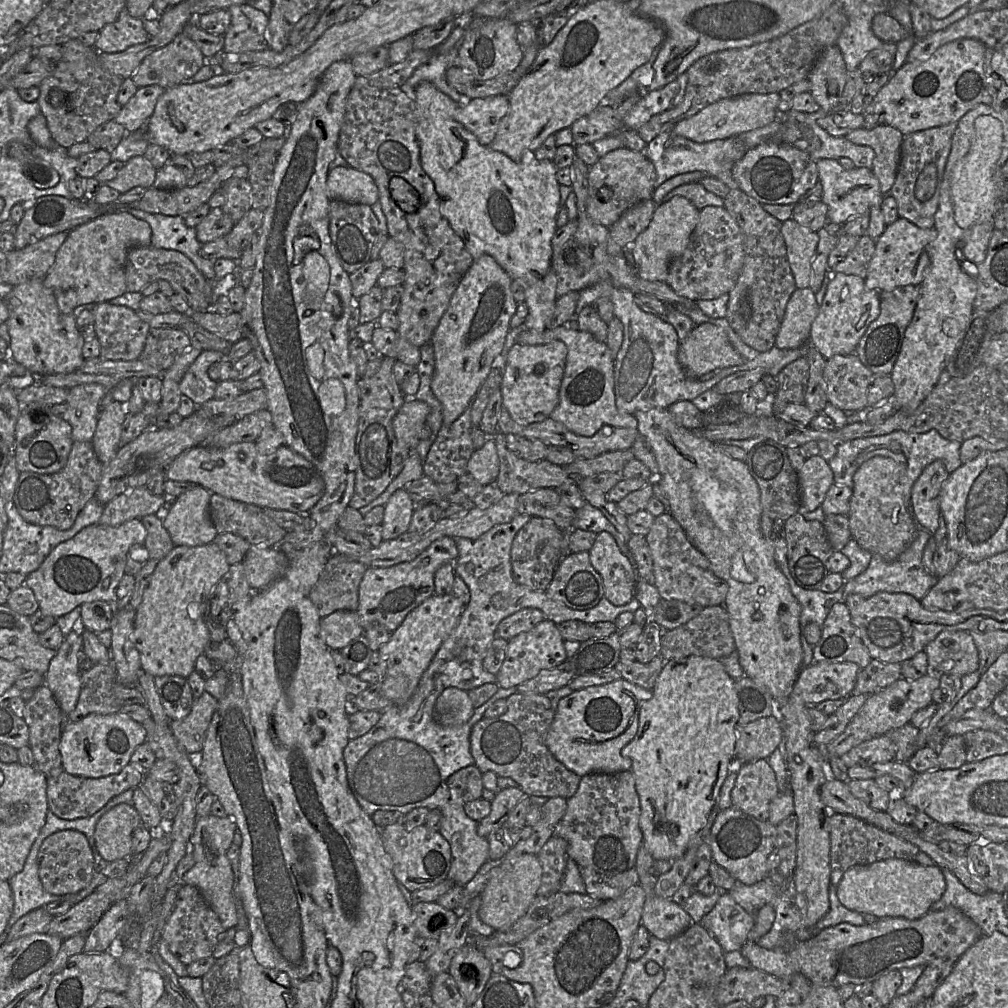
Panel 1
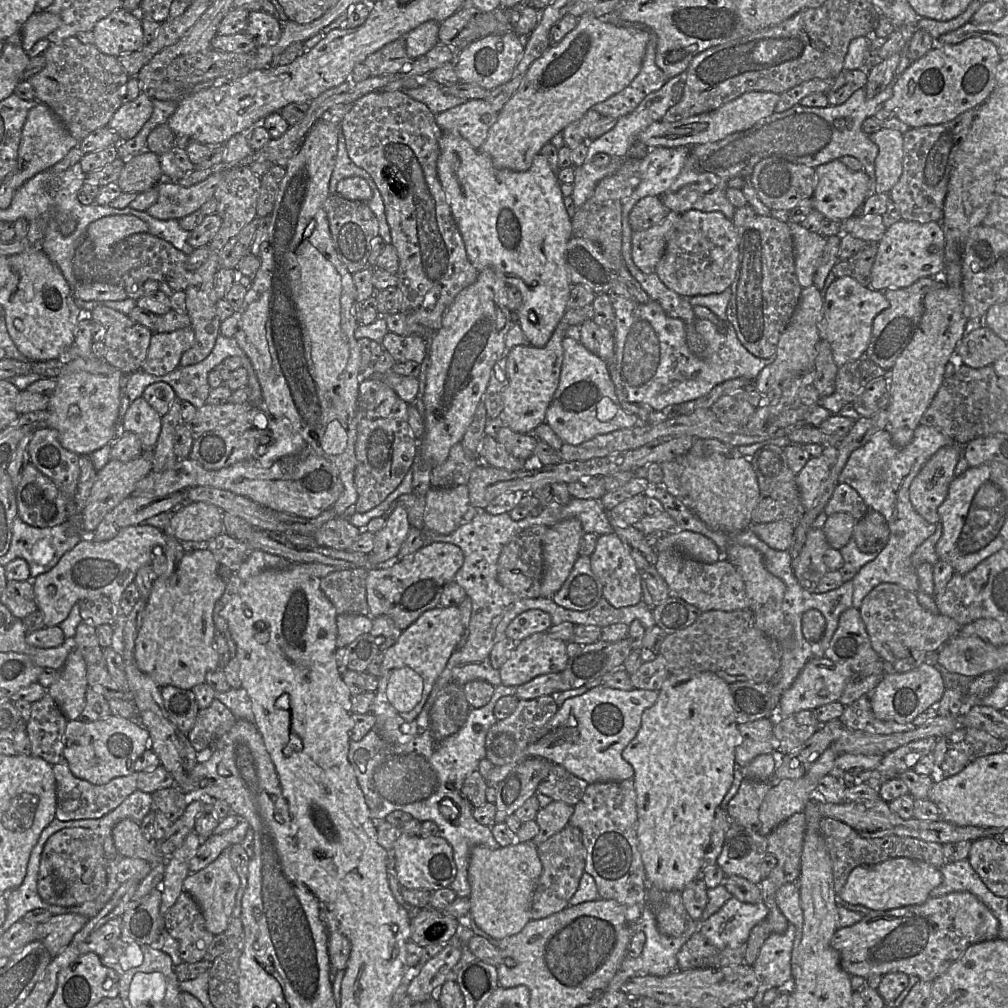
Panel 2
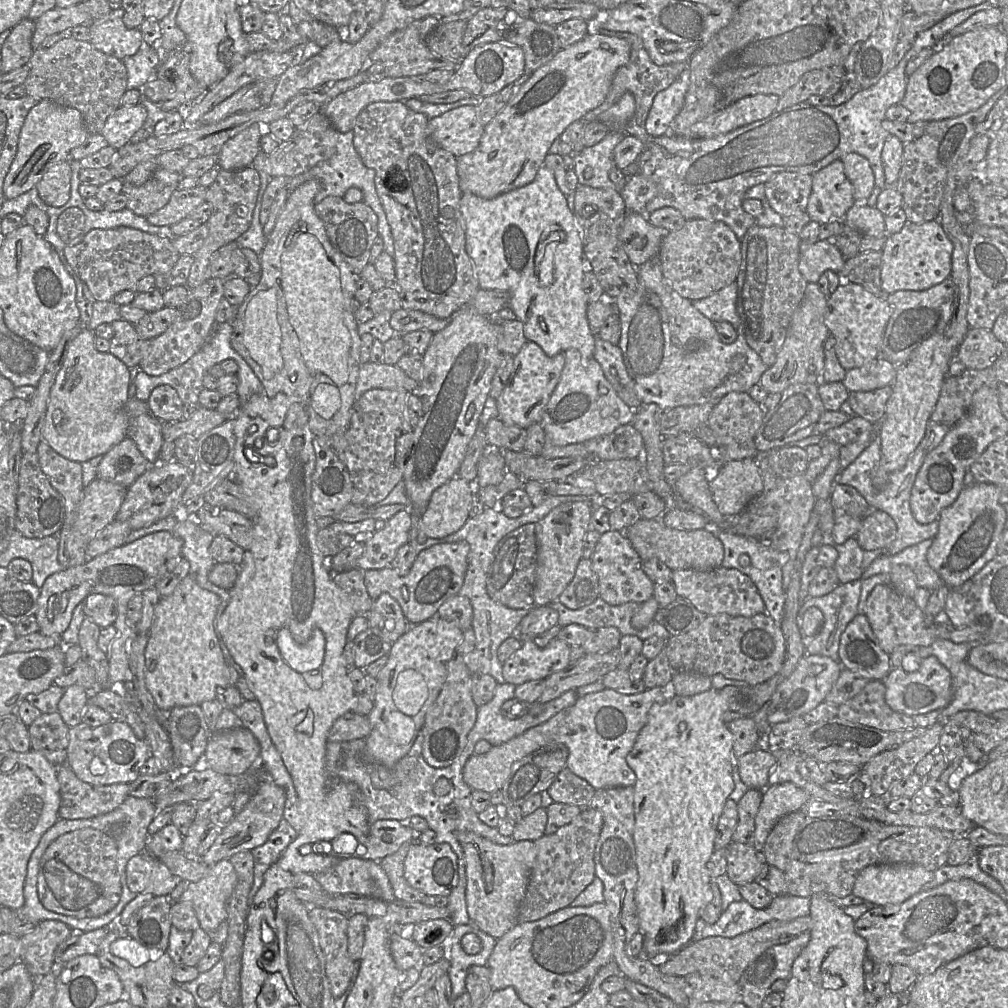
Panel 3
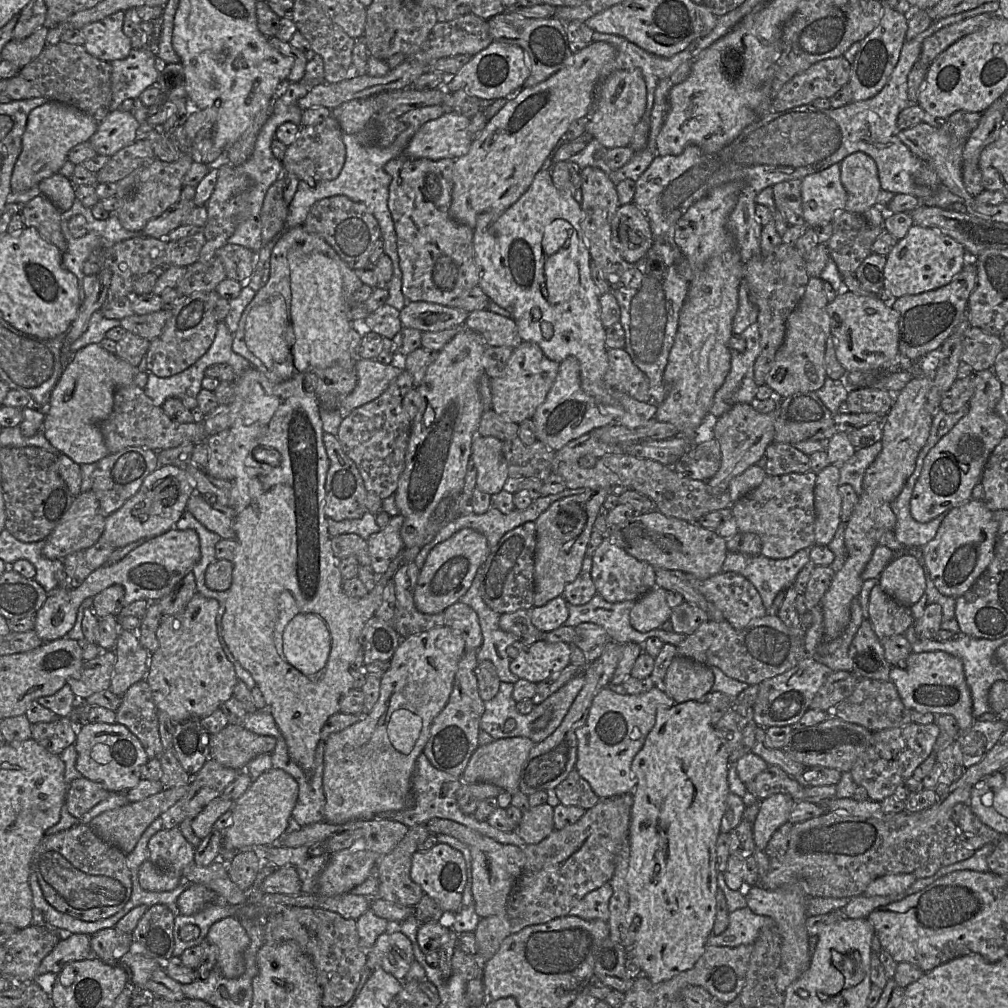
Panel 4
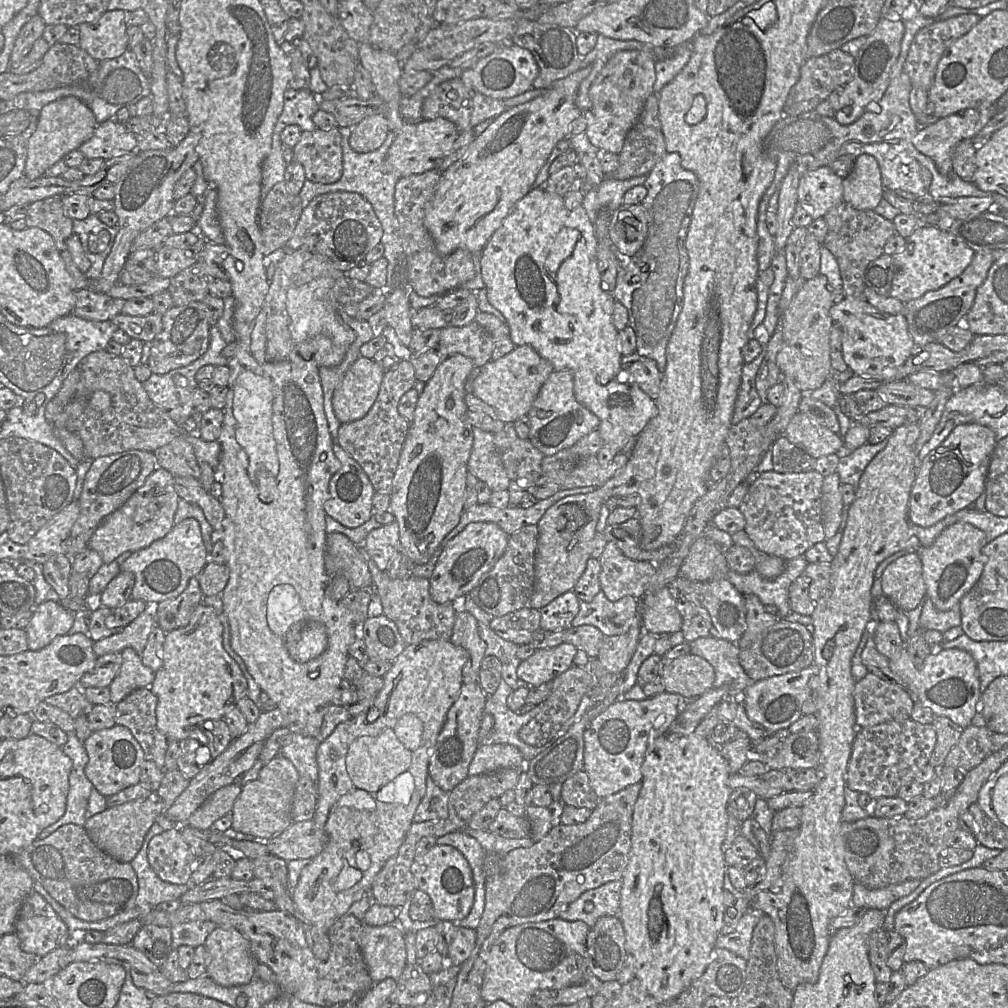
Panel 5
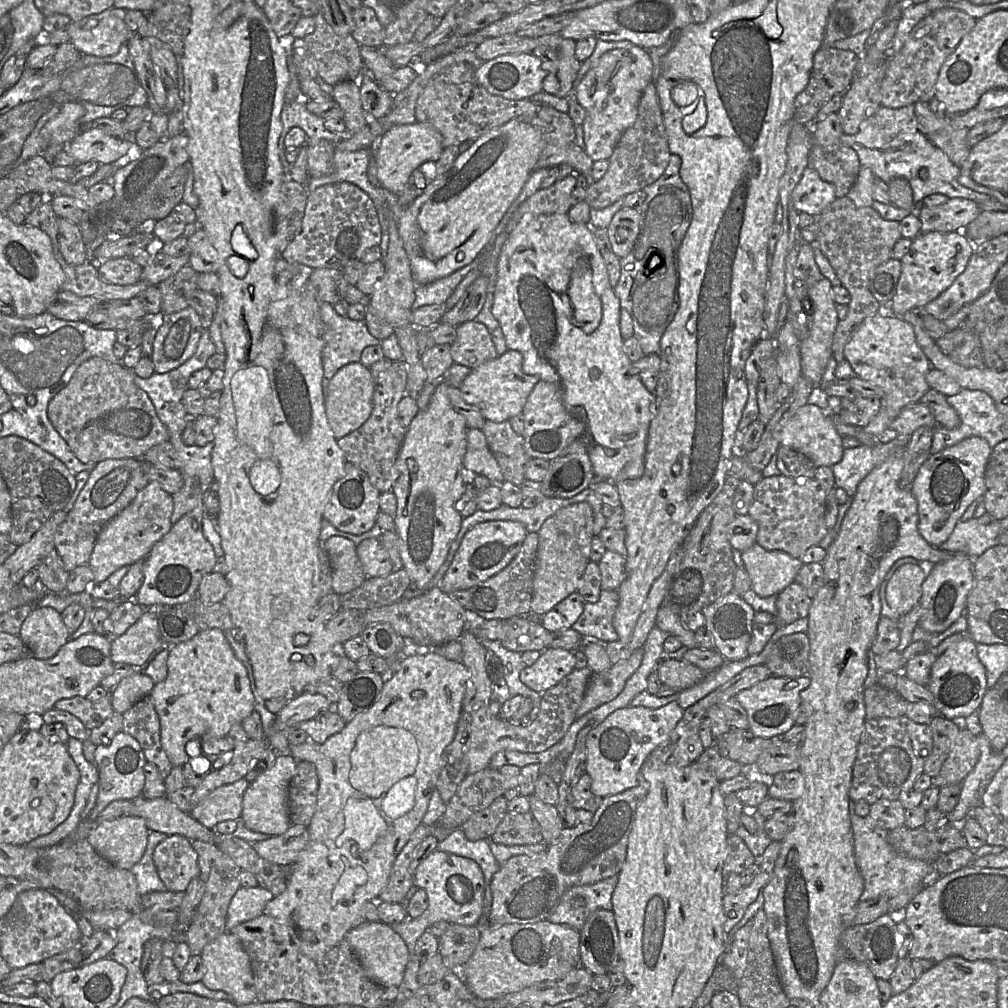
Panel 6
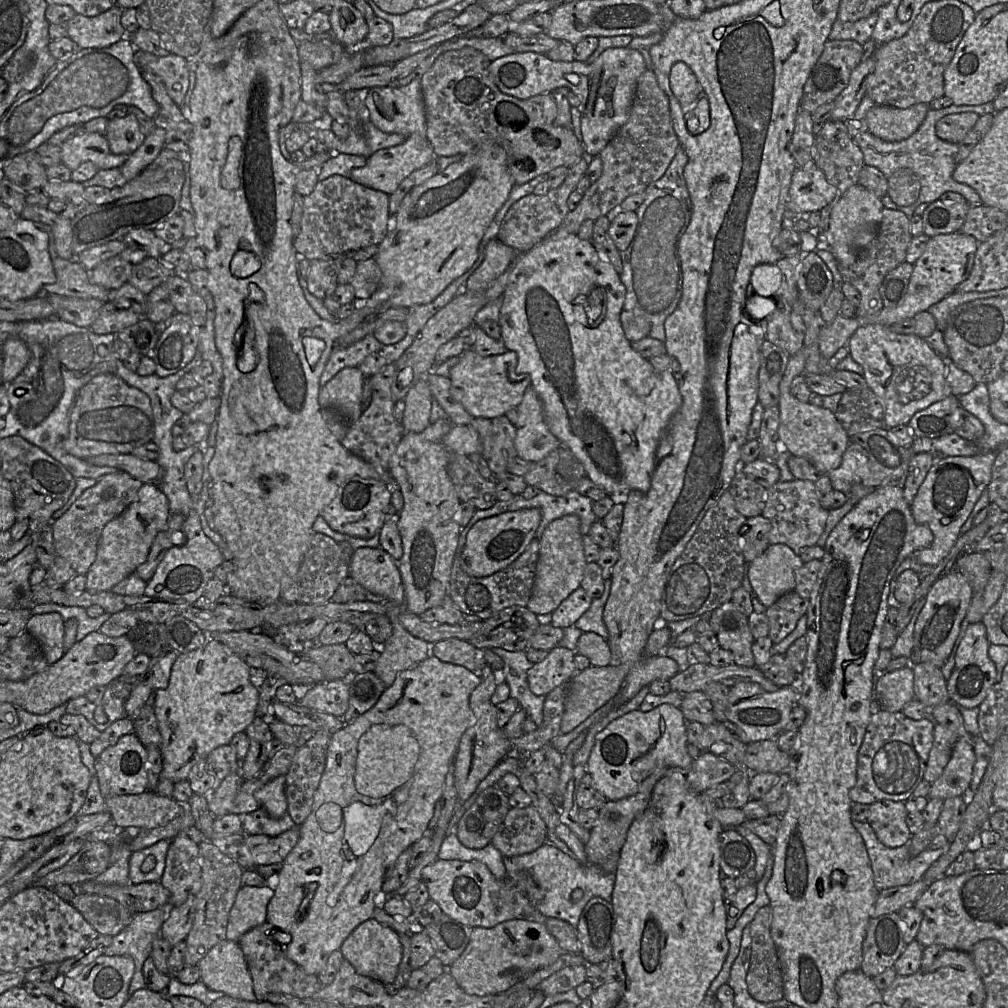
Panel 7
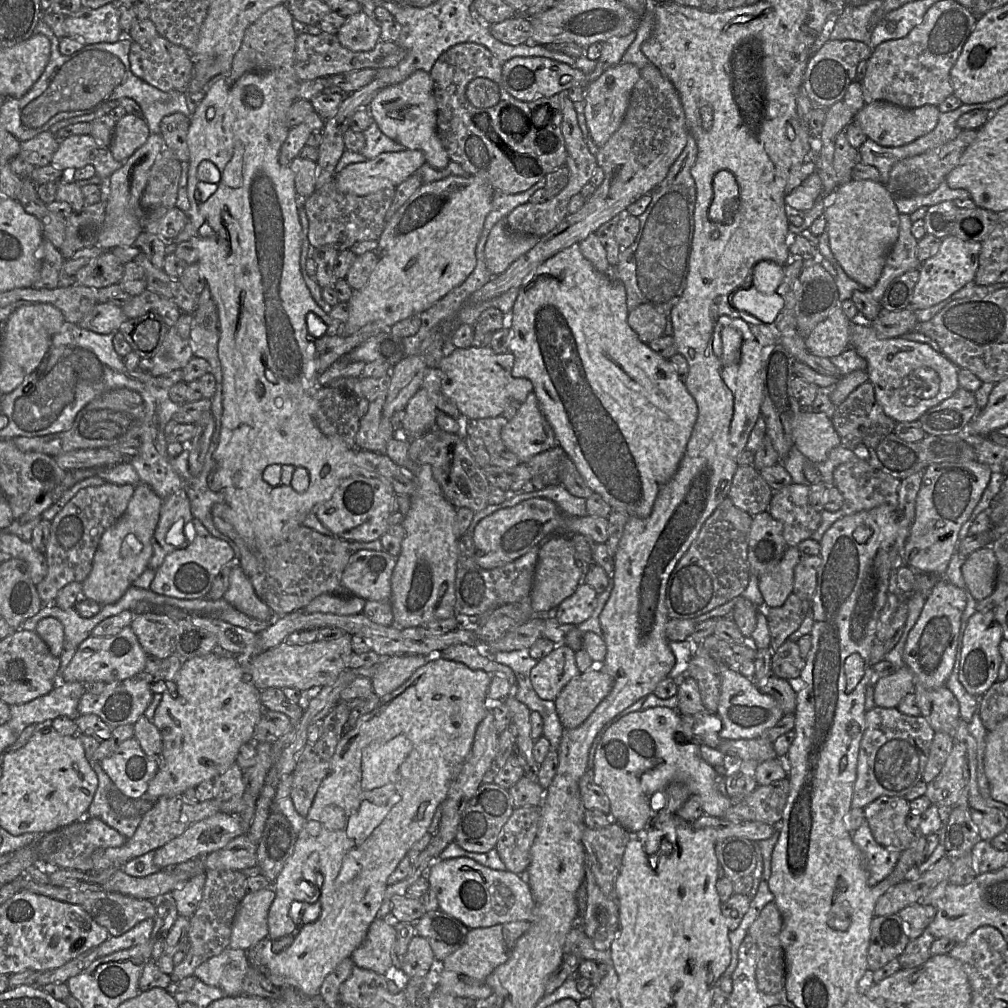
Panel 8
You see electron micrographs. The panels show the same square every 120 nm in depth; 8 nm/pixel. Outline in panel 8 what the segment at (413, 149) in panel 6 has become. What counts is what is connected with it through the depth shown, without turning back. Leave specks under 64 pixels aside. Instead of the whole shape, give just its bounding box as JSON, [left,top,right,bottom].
[335,149,426,196]

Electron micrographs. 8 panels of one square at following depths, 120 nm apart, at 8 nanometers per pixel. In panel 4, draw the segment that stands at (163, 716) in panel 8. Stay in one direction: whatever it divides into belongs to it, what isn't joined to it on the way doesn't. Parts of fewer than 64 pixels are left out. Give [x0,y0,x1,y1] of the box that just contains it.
[145,592,238,724]

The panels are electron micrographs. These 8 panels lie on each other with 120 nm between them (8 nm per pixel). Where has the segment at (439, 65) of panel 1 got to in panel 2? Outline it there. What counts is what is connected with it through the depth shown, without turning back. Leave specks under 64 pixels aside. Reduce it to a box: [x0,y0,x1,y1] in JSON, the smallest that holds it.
[403,78,467,116]

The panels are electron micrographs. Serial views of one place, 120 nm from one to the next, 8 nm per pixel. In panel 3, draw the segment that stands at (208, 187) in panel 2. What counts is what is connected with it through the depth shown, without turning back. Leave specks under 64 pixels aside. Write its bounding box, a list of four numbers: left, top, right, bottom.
[146,185,207,226]

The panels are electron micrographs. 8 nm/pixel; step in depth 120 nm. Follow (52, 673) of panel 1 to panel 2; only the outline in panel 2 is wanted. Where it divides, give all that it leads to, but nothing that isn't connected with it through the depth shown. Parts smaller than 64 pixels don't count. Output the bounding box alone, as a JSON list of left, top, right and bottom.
[48,649,88,721]

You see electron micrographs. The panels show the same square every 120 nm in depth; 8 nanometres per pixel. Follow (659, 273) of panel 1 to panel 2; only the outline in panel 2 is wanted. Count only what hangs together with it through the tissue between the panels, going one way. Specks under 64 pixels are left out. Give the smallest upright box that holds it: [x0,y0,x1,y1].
[632,211,681,273]

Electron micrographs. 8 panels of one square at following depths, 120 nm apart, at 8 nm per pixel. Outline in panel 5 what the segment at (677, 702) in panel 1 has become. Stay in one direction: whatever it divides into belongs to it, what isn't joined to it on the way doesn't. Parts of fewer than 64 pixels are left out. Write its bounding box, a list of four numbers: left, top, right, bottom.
[618,732,732,1001]

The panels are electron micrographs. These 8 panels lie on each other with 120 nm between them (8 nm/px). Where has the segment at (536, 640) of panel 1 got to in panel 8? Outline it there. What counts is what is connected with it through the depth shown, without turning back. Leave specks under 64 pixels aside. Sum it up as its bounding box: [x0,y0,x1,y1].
[531,645,581,702]

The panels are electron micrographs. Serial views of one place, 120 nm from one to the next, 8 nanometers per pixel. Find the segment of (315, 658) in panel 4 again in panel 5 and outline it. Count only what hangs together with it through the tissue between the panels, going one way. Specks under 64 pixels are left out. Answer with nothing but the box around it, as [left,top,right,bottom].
[287,622,328,663]

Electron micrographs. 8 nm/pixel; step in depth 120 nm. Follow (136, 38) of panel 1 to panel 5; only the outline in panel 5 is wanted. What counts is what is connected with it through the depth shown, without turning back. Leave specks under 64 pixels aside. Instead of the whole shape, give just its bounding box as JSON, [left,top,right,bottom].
[78,10,129,62]

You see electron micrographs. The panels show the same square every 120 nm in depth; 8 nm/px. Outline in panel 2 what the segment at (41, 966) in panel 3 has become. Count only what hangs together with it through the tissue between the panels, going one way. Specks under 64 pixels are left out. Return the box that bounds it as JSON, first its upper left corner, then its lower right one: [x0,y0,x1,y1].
[36,914,88,958]

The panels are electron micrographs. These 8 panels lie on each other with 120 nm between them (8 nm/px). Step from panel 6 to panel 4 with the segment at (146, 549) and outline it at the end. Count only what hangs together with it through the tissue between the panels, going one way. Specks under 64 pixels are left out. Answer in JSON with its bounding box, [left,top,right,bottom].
[100,465,193,549]

